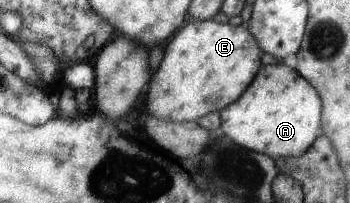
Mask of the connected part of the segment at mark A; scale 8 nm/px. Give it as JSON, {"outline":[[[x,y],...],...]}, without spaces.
{"outline":[[[284,62],[263,65],[246,92],[222,109],[220,135],[228,135],[246,150],[278,157],[297,157],[307,152],[321,134],[322,100],[311,82]]]}

